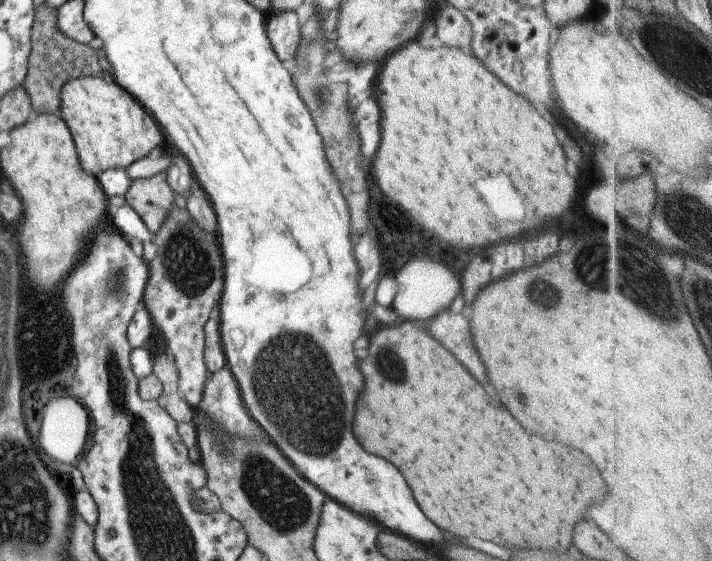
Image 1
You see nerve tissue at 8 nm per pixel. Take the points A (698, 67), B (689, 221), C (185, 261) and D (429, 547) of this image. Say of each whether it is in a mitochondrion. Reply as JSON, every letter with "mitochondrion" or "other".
{"A":"mitochondrion","B":"mitochondrion","C":"mitochondrion","D":"other"}

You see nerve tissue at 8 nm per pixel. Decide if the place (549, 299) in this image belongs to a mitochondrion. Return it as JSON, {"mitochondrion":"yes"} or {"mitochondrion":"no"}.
{"mitochondrion":"yes"}

